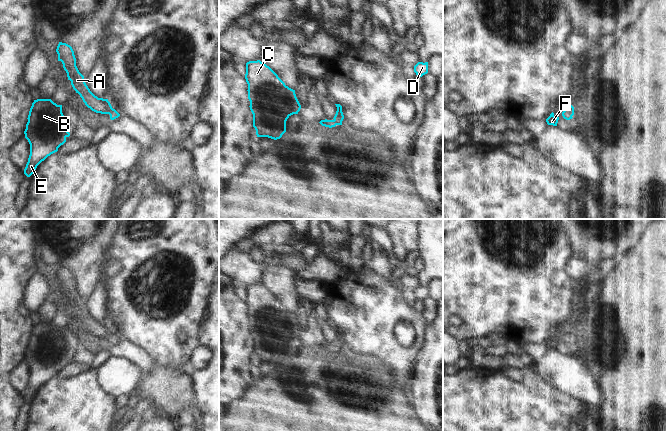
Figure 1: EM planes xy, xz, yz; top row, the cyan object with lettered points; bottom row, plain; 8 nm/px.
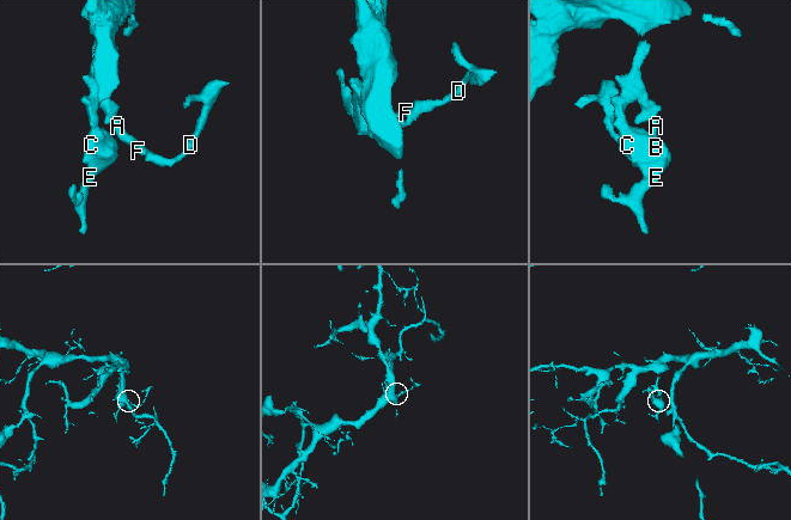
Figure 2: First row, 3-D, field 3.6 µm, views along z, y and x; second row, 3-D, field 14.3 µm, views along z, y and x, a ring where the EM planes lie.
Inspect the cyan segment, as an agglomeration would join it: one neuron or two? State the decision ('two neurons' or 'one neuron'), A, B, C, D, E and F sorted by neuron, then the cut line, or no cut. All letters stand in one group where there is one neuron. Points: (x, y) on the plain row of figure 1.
one neuron | A B C D E F | no cut

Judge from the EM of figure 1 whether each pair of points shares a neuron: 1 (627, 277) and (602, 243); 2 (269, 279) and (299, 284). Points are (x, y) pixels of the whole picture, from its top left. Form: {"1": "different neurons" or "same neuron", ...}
{"1": "different neurons", "2": "different neurons"}

